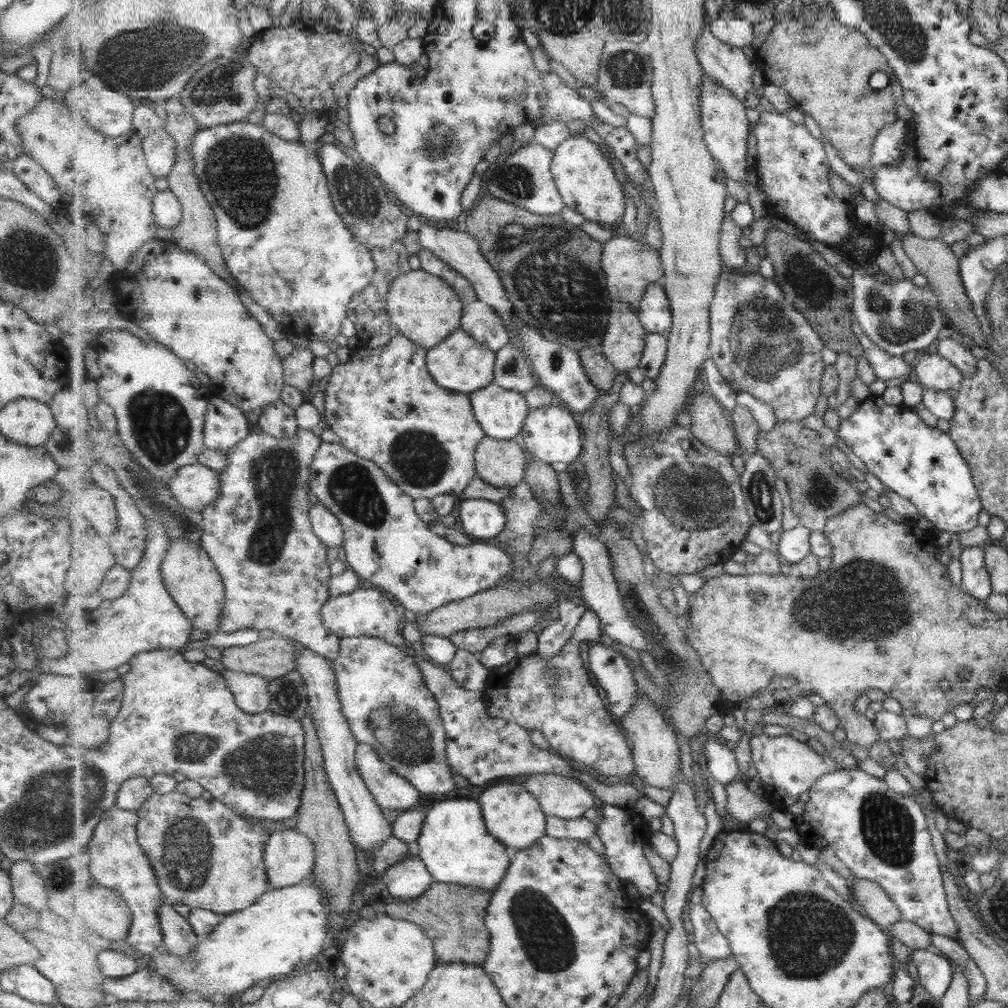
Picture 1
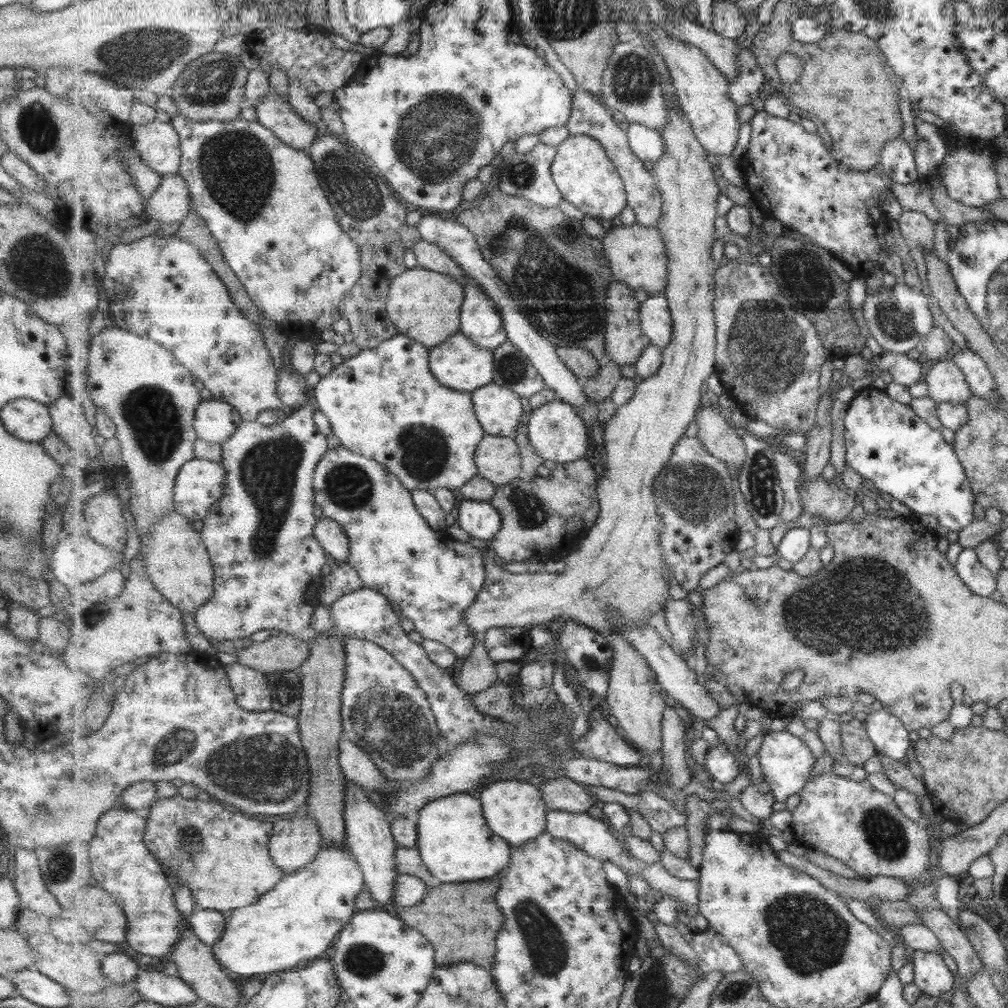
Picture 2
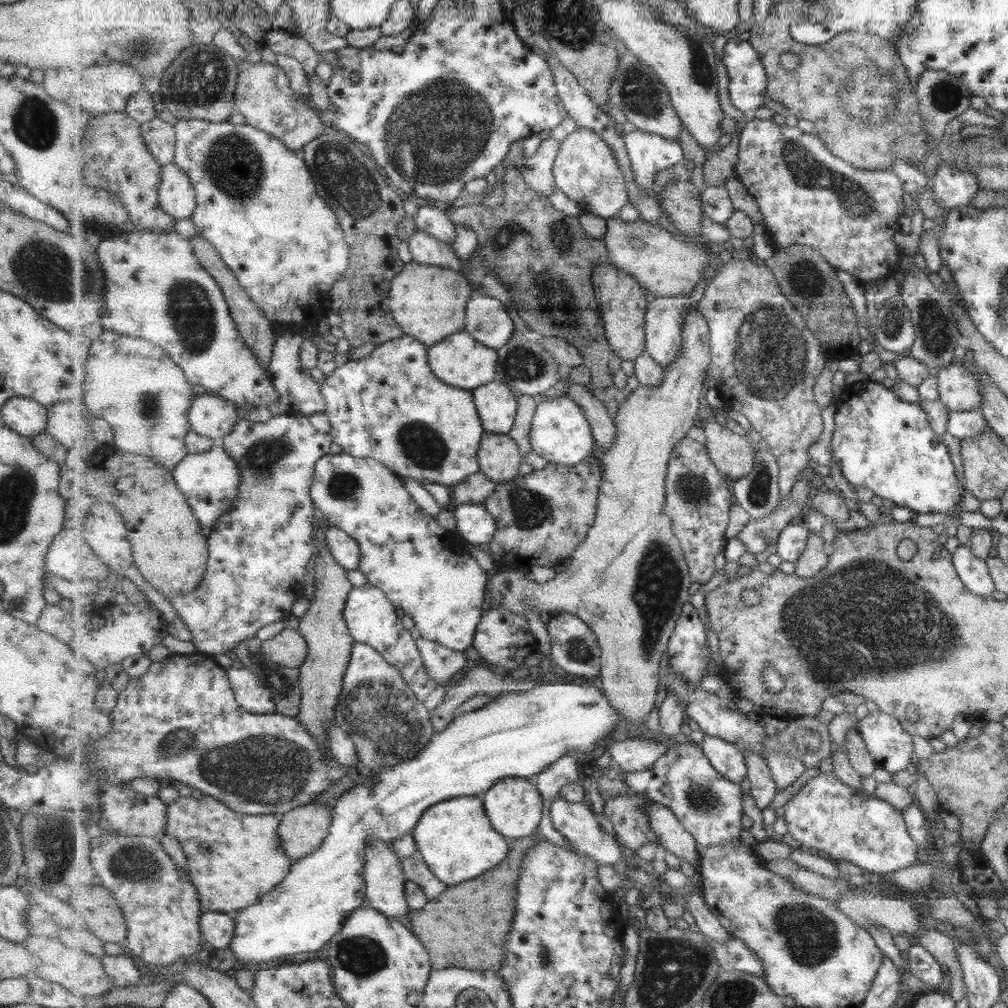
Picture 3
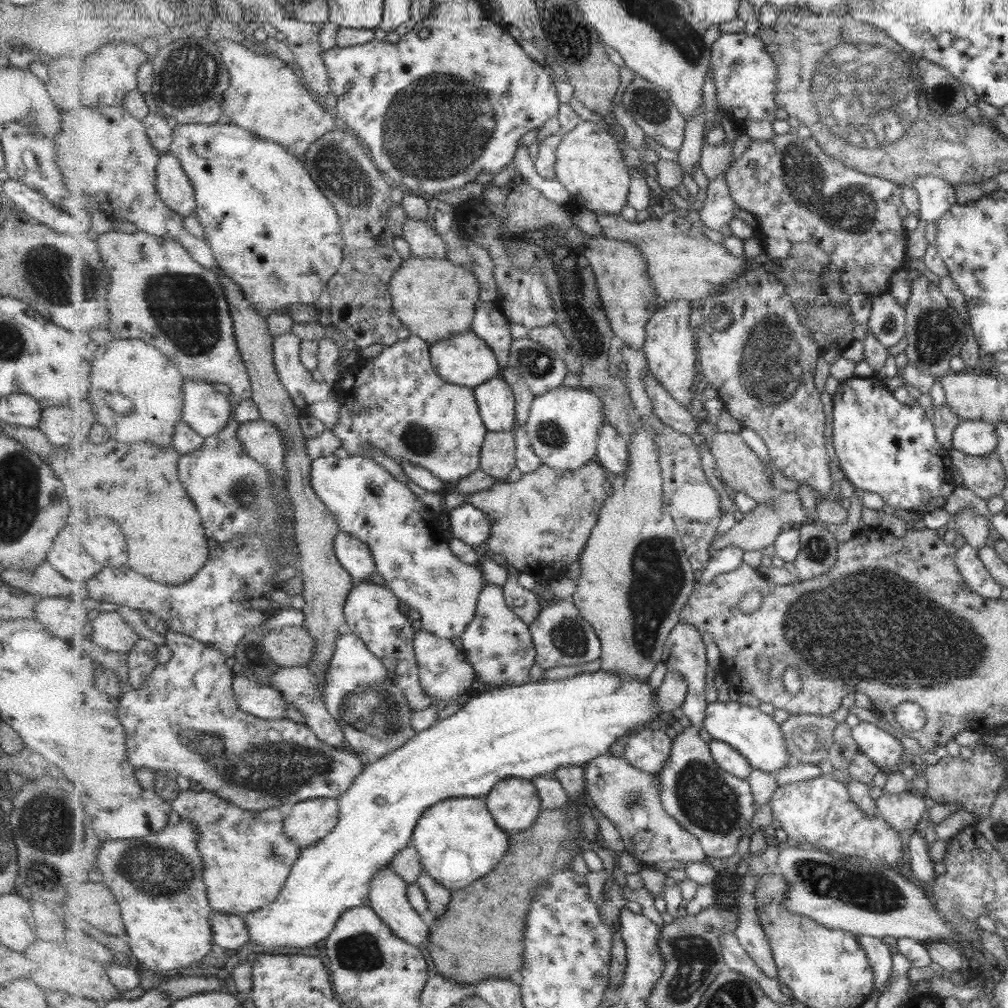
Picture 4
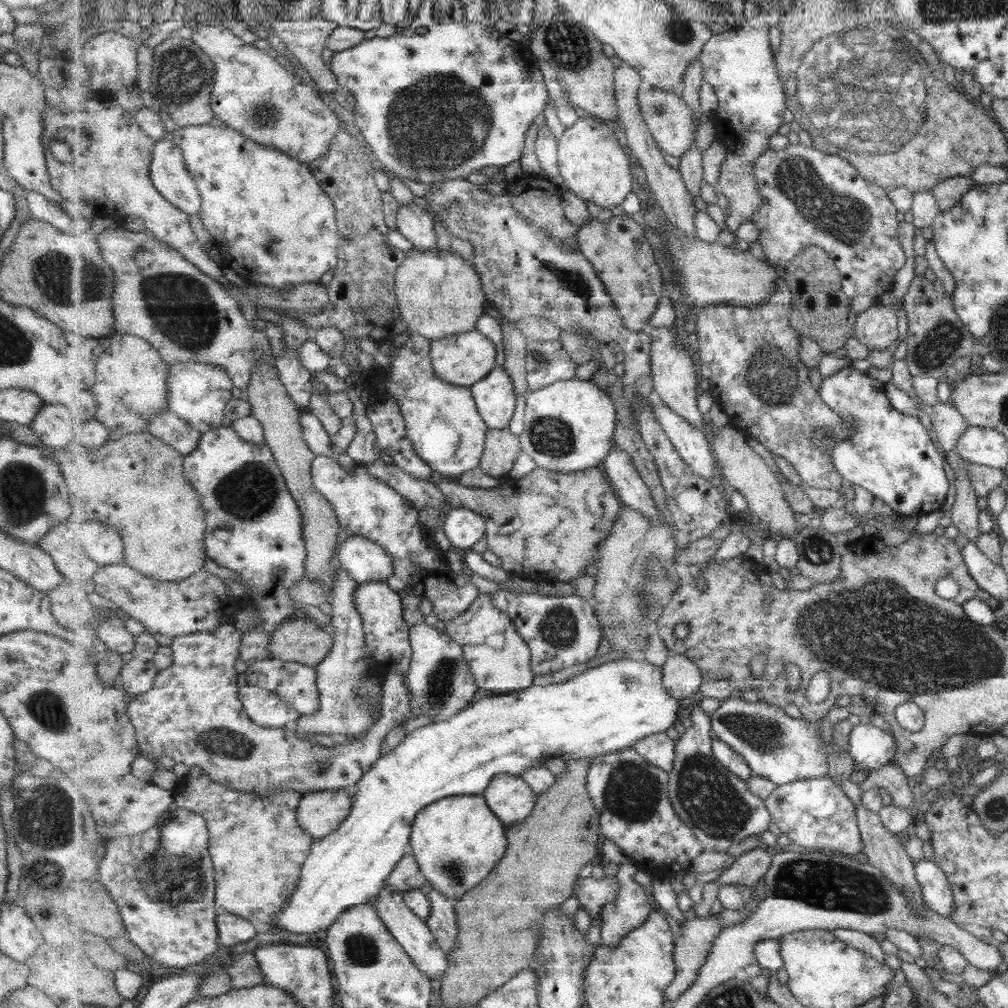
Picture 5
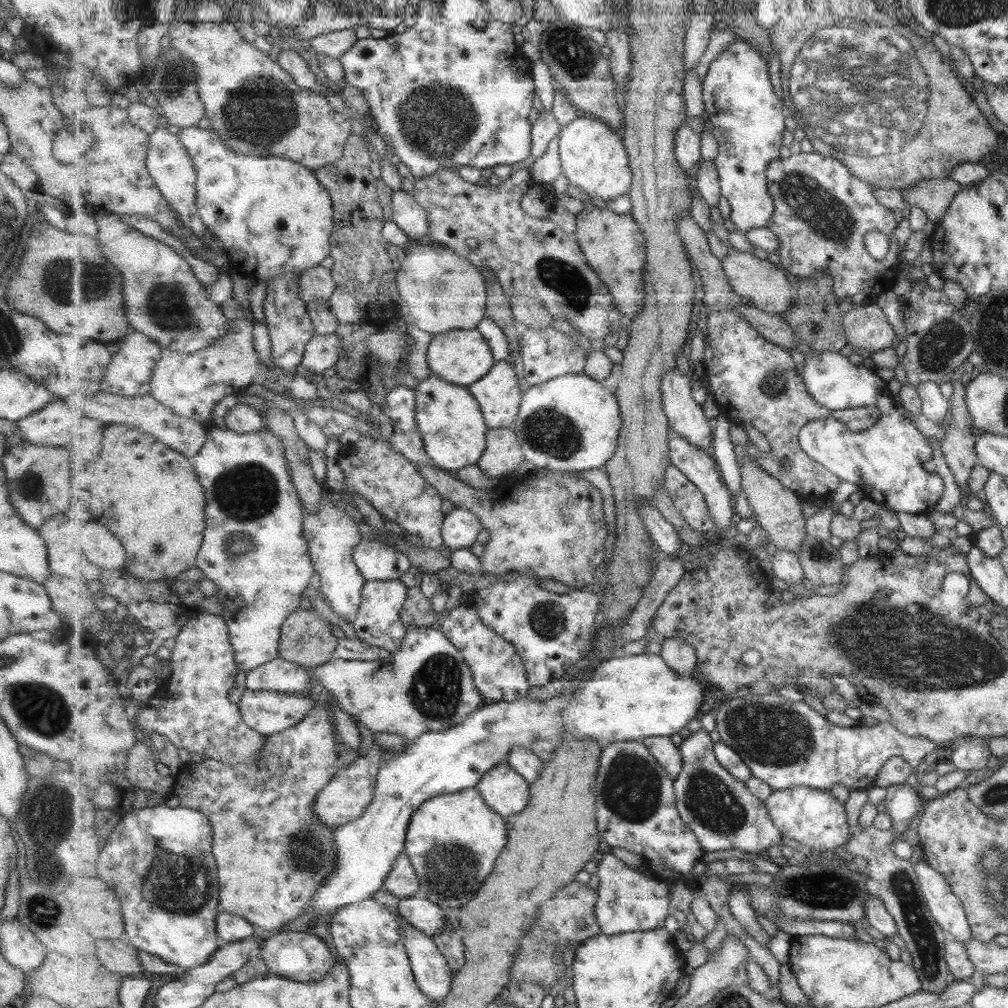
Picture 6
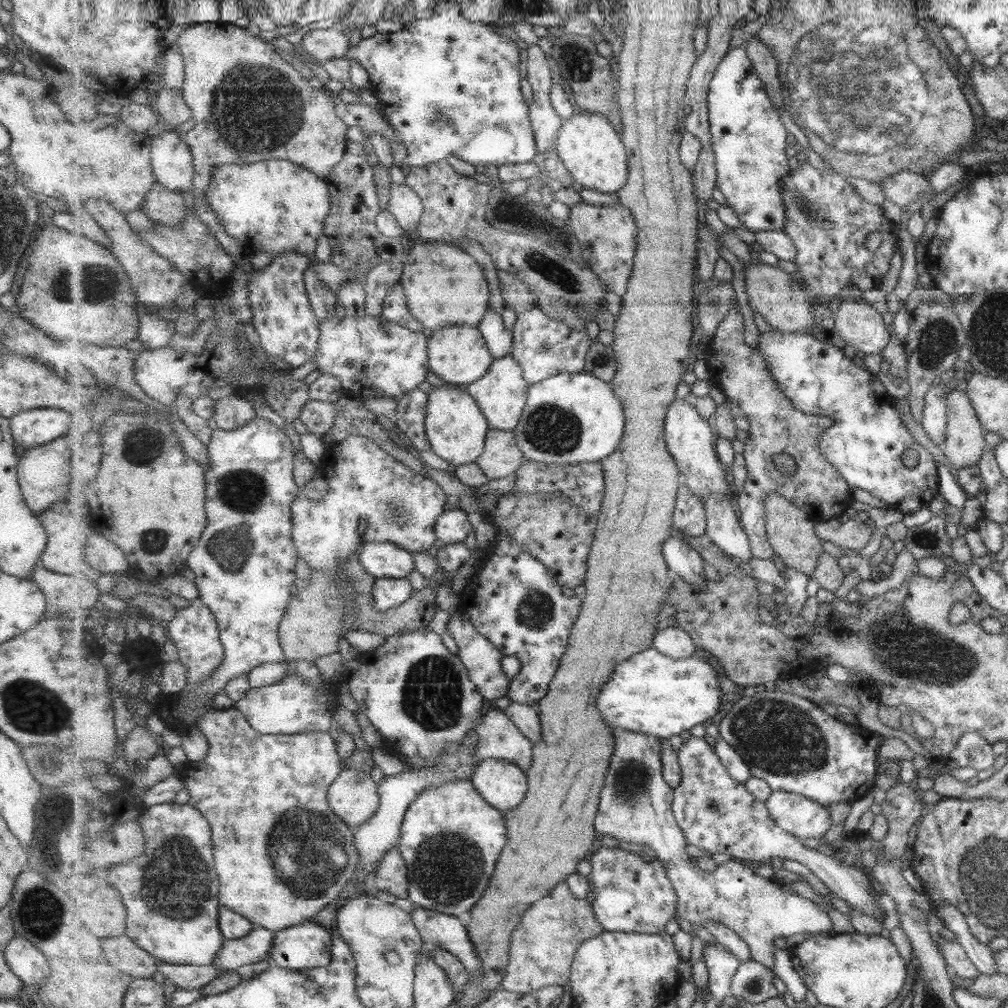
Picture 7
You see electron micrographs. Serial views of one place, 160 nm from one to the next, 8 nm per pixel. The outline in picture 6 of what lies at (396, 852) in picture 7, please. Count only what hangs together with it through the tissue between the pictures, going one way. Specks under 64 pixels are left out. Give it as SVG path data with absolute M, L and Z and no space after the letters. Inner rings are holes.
M403 852L395 861L394 869L387 878L385 889L398 900L417 896L421 881L411 859Z

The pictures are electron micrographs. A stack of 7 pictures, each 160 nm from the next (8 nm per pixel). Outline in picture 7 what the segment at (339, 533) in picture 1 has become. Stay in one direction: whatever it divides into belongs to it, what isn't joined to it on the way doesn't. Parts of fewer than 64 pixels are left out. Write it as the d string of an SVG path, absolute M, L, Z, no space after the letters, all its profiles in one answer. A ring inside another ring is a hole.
M363 543L360 561L375 578L404 578L415 570L413 553L394 543Z

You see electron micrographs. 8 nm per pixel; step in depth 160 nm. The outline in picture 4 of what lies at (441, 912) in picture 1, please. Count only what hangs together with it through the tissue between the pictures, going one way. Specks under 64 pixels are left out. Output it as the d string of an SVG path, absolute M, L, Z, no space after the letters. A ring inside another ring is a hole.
M545 810L542 812L541 816L539 816L538 821L535 822L535 824L526 831L521 831L518 833L511 833L510 835L510 849L507 851L505 860L503 862L499 862L499 866L495 866L495 870L491 872L491 874L487 874L487 878L481 878L479 879L479 882L475 882L473 886L469 886L467 890L459 890L459 891L453 891L452 892L452 899L451 899L451 906L449 906L449 910L445 912L445 916L441 918L441 920L437 920L435 922L435 926L431 926L433 922L430 921L430 928L431 928L431 948L429 948L429 952L431 953L432 958L434 959L434 966L435 970L439 973L441 973L445 978L454 980L454 982L462 982L462 984L479 984L480 982L483 982L484 980L491 980L492 978L499 978L499 979L509 979L509 976L511 976L511 972L520 971L525 965L526 965L526 958L525 958L525 946L523 946L523 940L525 940L525 928L526 928L526 920L527 915L531 910L533 901L538 897L538 890L539 887L541 887L541 884L543 882L549 881L551 879L552 875L555 875L559 873L562 868L569 868L569 864L571 864L571 860L573 860L573 857L576 856L576 854L581 854L582 846L576 841L576 834L574 833L574 830L571 828L571 826L568 825L568 822L565 822L565 818L563 818L563 814L559 812L559 810Z

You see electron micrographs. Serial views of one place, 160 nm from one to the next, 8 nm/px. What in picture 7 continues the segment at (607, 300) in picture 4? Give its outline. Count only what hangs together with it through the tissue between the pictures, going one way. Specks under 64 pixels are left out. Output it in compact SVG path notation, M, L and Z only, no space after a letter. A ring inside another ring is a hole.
M581 201L570 207L569 223L578 236L582 255L591 271L603 280L610 292L625 297L638 254L638 227L634 214L621 201L614 205L594 205Z

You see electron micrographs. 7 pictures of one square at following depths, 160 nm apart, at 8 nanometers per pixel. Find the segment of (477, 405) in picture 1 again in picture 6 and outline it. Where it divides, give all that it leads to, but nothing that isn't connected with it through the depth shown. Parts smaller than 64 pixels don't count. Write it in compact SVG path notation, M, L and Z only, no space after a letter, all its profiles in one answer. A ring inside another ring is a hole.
M509 360L496 361L489 374L468 389L482 408L487 426L512 428L518 420L525 394Z

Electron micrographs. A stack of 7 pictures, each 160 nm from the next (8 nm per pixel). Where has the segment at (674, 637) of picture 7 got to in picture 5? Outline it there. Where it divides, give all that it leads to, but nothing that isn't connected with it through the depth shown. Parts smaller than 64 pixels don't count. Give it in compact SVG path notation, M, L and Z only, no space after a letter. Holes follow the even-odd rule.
M671 653L662 666L667 690L677 698L687 698L701 688L704 678L701 669L684 654Z

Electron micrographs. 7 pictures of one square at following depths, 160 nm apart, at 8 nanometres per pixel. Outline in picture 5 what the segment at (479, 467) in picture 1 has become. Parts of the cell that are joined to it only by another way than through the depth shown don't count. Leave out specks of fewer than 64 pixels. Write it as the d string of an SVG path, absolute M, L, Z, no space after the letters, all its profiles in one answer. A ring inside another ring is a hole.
M489 429L486 449L480 462L485 474L493 477L509 474L522 451L520 436L513 429Z

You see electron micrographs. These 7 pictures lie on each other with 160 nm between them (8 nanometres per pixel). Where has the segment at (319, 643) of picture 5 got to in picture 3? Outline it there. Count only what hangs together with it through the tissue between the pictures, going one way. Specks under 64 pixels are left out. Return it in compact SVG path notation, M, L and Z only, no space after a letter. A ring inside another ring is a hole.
M285 628L275 638L262 641L260 652L275 663L299 669L308 657L309 646L298 629Z

